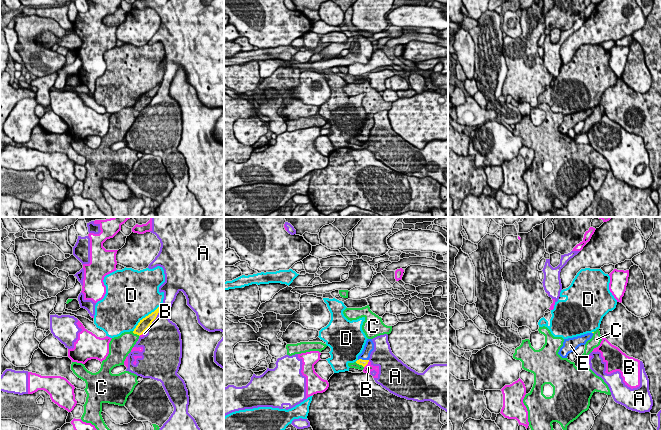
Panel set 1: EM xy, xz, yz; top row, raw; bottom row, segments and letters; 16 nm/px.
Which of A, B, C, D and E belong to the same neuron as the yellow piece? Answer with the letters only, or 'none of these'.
E

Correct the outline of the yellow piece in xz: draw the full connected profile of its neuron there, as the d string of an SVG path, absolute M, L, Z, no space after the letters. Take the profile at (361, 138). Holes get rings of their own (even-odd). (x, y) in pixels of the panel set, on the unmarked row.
M367 115L364 125L362 129L358 132L358 136L356 137L356 139L365 143L369 138L370 130L373 126L374 119L372 115Z

